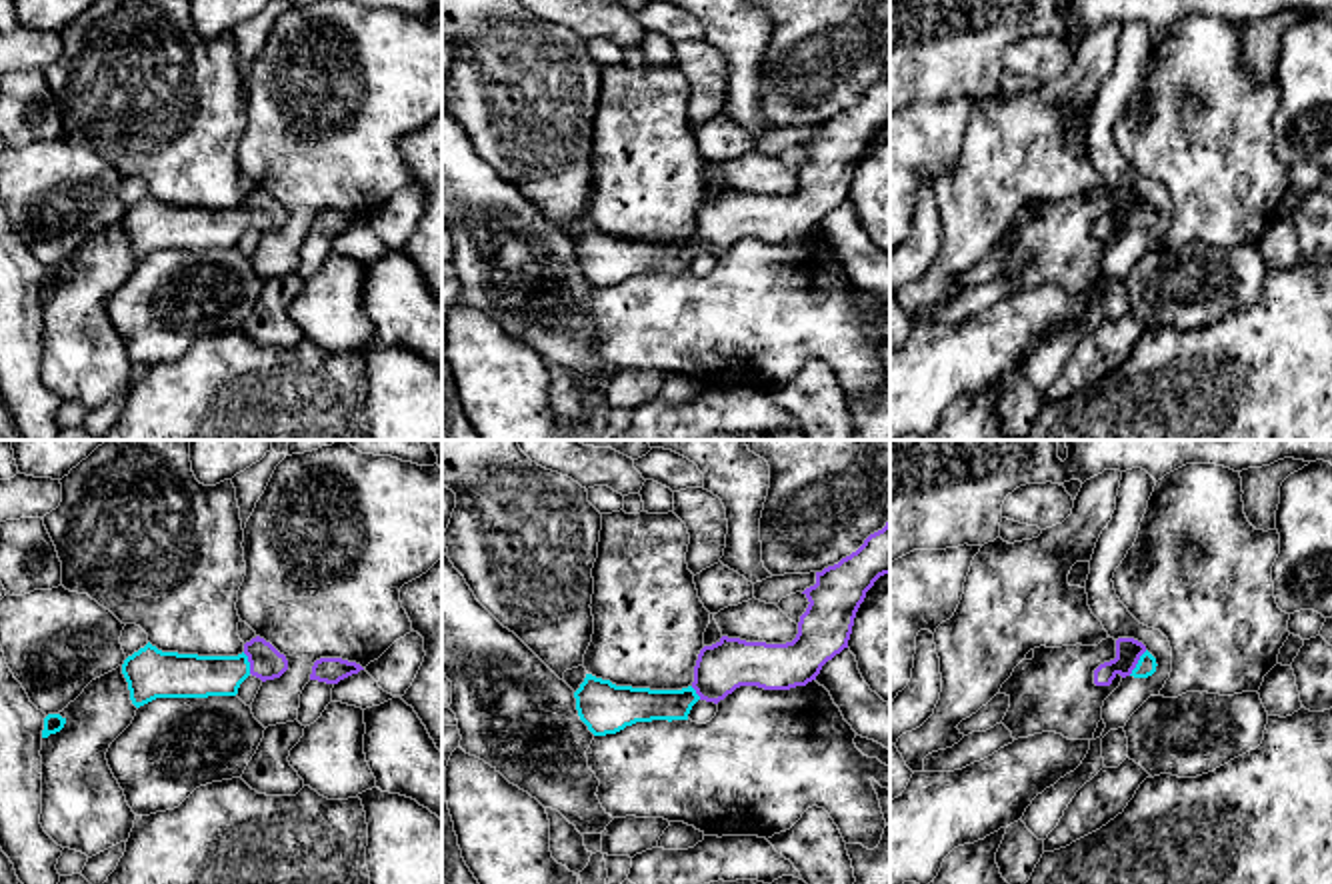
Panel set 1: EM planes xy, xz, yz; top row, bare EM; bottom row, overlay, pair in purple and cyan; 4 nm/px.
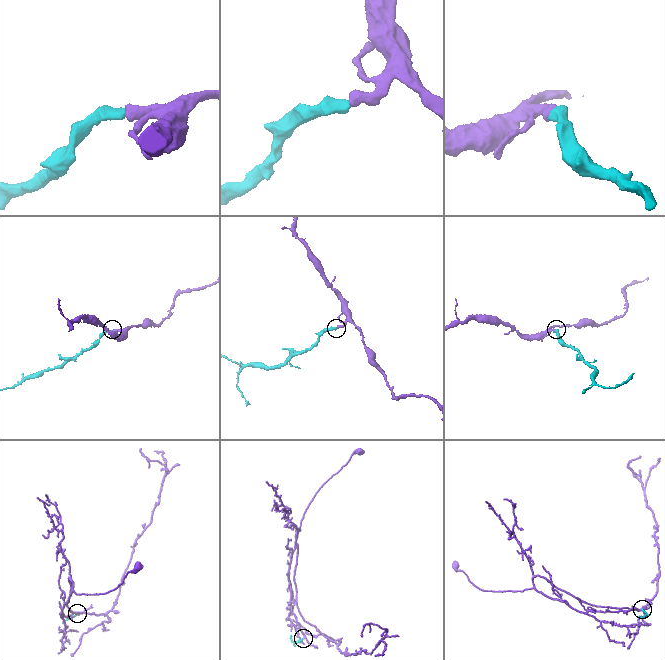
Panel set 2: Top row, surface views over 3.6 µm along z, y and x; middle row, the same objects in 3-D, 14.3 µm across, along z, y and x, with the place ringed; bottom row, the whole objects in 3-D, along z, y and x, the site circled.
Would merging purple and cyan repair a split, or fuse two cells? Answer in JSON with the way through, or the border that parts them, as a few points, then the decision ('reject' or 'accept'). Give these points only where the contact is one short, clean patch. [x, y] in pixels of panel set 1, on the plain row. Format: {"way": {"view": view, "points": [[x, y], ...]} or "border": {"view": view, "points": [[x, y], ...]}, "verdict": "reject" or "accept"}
{"way": {"view": "yz", "points": [[1128, 202], [1136, 214], [1146, 216]]}, "verdict": "accept"}

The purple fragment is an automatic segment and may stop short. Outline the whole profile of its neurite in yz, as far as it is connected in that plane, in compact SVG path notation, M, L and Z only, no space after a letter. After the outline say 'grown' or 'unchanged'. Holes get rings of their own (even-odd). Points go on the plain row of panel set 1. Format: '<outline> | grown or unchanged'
M1134 190L1116 192L1116 210L1100 216L1094 222L1096 238L1110 238L1120 226L1122 230L1148 230L1156 224L1156 210L1146 202L1146 198Z | grown

